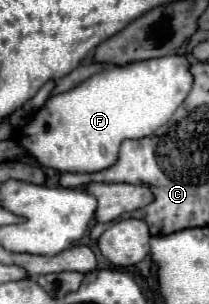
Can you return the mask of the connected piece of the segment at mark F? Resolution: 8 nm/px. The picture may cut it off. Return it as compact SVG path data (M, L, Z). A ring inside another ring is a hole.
M169 56L169 58L155 58L149 62L133 62L125 68L107 66L107 70L93 74L79 86L51 96L45 106L35 114L35 118L19 132L19 142L29 150L41 166L53 168L59 172L101 172L111 168L117 162L119 146L123 140L139 140L153 134L161 128L173 112L181 106L193 86L191 62L185 56Z

